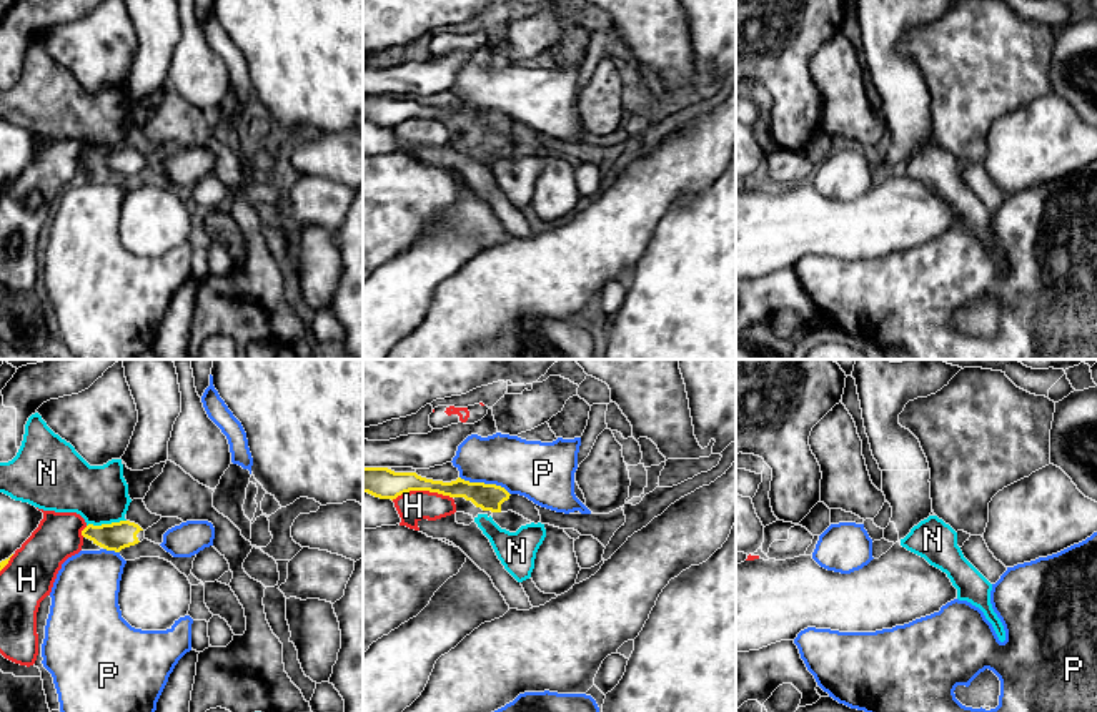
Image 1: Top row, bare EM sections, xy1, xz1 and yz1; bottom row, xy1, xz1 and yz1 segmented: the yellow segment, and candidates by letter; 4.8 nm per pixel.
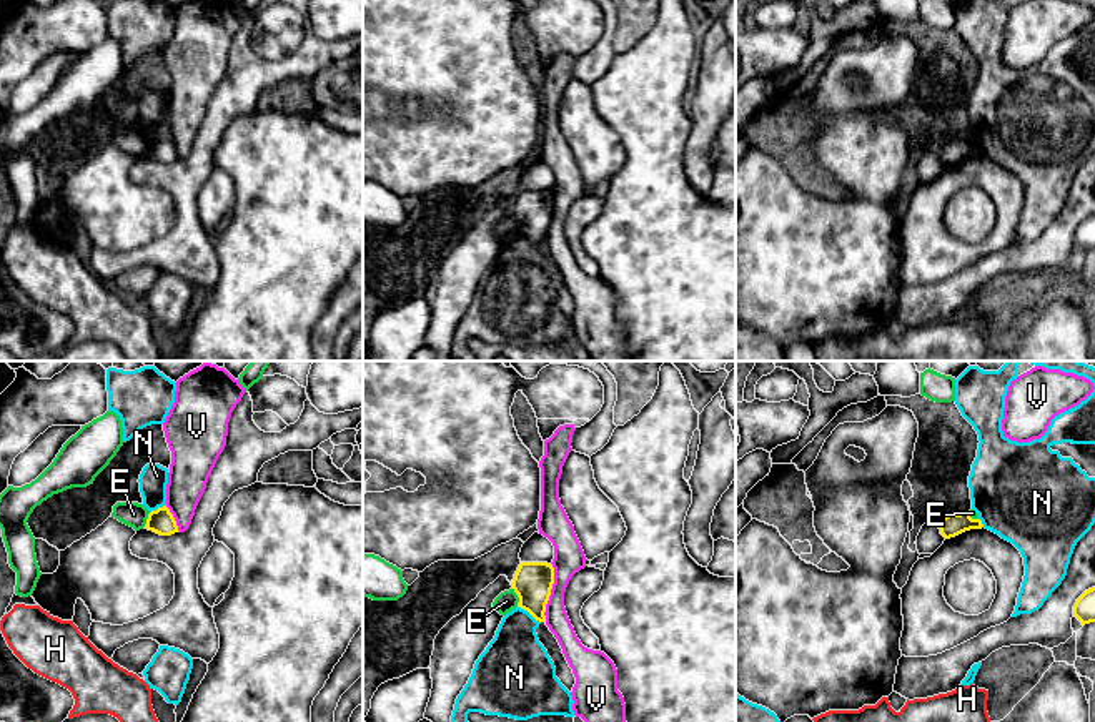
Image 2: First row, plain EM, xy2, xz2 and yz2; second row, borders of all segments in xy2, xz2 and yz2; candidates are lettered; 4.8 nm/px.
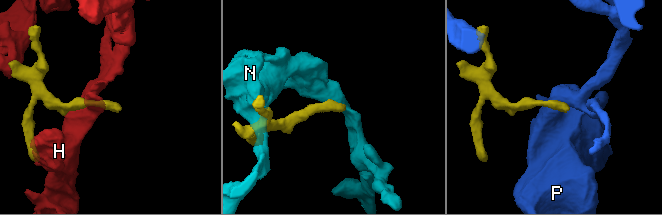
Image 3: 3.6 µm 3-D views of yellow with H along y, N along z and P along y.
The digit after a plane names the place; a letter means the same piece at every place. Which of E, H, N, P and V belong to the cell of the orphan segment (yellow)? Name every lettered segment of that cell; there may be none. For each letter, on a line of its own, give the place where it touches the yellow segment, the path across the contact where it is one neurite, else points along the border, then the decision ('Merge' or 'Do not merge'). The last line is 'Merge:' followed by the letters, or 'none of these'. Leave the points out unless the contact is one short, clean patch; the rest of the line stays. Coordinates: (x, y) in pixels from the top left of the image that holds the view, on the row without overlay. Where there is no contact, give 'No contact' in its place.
E: Touches yellow at xz2 (518, 223). Boundary: xz2 (513, 215), (518, 233). Do not merge
H: Touches yellow at xz1 (421, 117). Do not merge
N: Touches yellow at xy1 (105, 152). Do not merge
P: Touches yellow at xz1 (483, 110). Boundary: xz1 (460, 103), (470, 108), (500, 112), (510, 122). Do not merge
V: Touches yellow at xz2 (549, 220). Do not merge
Merge: none of these

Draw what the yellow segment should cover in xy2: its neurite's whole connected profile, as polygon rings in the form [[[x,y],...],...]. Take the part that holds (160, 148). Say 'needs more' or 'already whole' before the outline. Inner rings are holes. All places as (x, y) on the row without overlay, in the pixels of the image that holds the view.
already whole | [[[166,133],[158,135],[148,141],[145,156],[153,158],[160,163],[171,163],[178,160],[176,148]]]

